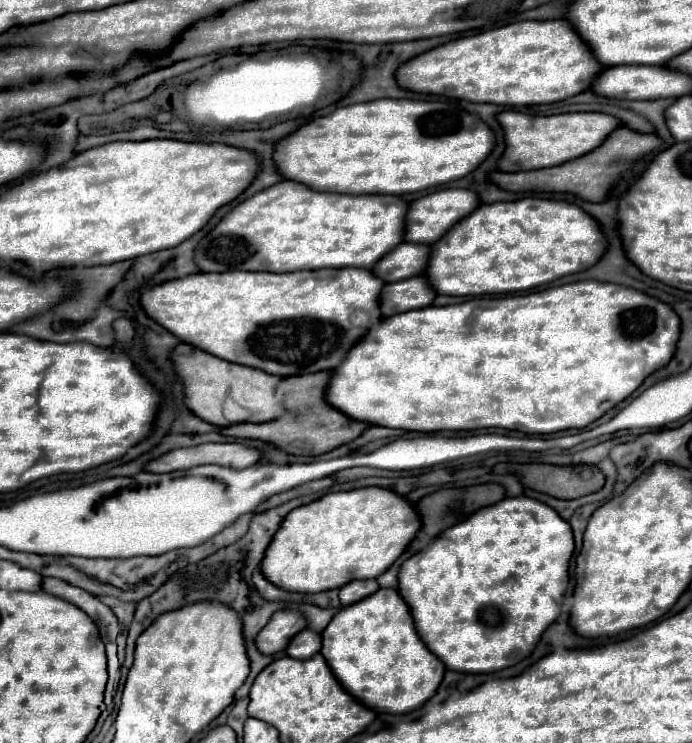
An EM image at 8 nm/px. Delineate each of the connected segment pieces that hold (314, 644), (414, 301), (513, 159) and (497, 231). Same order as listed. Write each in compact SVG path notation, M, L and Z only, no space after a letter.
M306 628L306 630L302 630L300 634L296 634L296 636L290 640L290 644L288 644L288 648L286 648L286 654L292 656L292 658L304 660L304 658L310 658L310 656L318 654L318 652L320 652L320 646L322 646L320 634Z
M424 276L386 284L386 288L382 288L382 316L426 308L432 304L434 296L436 294Z
M504 110L498 116L498 122L504 130L506 148L496 164L502 172L518 170L536 170L558 166L568 160L574 160L604 142L604 138L620 126L614 116L600 112L576 112L576 114L558 114L558 116L528 116L522 112Z
M522 198L514 202L494 202L480 204L462 224L454 224L442 240L434 242L434 256L430 256L430 268L424 276L434 284L438 294L446 296L484 296L484 294L504 294L522 292L550 284L562 276L582 272L596 264L604 254L606 242L598 224L582 212L578 206L568 202L544 200L544 198Z

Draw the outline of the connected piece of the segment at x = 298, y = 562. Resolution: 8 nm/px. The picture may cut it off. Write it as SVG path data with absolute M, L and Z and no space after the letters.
M356 488L326 494L286 516L268 546L262 572L282 590L314 594L356 578L378 578L410 546L422 520L410 500L390 488Z

